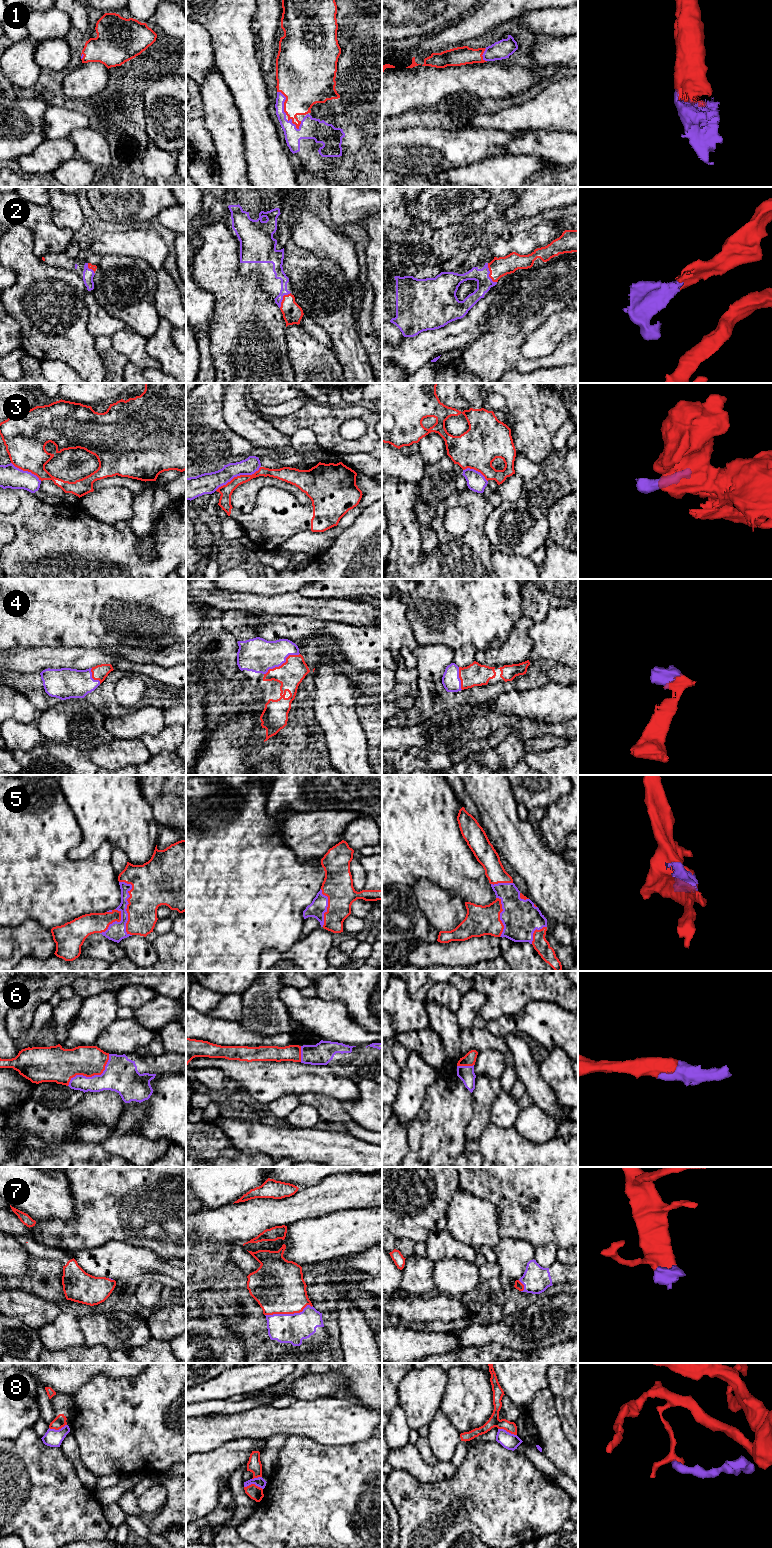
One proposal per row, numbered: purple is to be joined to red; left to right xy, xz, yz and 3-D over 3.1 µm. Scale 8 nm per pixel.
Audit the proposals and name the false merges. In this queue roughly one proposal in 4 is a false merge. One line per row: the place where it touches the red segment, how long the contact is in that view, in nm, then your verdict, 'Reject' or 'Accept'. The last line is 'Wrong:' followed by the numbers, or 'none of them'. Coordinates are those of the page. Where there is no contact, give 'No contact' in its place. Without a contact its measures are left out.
1: Touches red at xz (284, 102). Shared border 200 nm. Accept
2: Touches red at yz (489, 274). Shared border 180 nm. Accept
3: Touches red at xz (238, 476). Shared border 420 nm. Reject
4: Touches red at xz (283, 663). Shared border 340 nm. Accept
5: Touches red at xy (127, 905). Shared border 460 nm. Accept
6: Touches red at xy (92, 1075). Shared border 420 nm. Accept
7: Touches red at xz (288, 1313). Shared border 400 nm. Accept
8: Touches red at xz (253, 1484). Shared border 150 nm. Reject
Wrong: 3, 8

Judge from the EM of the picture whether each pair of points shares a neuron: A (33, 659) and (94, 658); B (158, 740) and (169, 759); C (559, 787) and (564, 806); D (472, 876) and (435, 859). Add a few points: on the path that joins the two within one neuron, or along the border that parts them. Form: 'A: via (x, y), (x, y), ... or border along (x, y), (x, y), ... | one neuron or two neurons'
A: via (48, 659), (79, 658) | one neuron
B: border along (175, 751), (163, 751), (151, 756) | two neurons
C: border along (567, 793), (544, 806) | two neurons
D: via (463, 876), (444, 859) | one neuron

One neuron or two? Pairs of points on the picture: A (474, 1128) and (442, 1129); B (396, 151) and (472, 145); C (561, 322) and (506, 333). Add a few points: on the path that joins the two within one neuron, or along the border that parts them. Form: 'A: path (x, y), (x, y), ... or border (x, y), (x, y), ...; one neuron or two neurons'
A: border (474, 1106), (466, 1130), (466, 1140); two neurons
B: path (414, 143), (453, 145); one neuron
C: border (567, 308), (558, 310), (555, 313); two neurons

